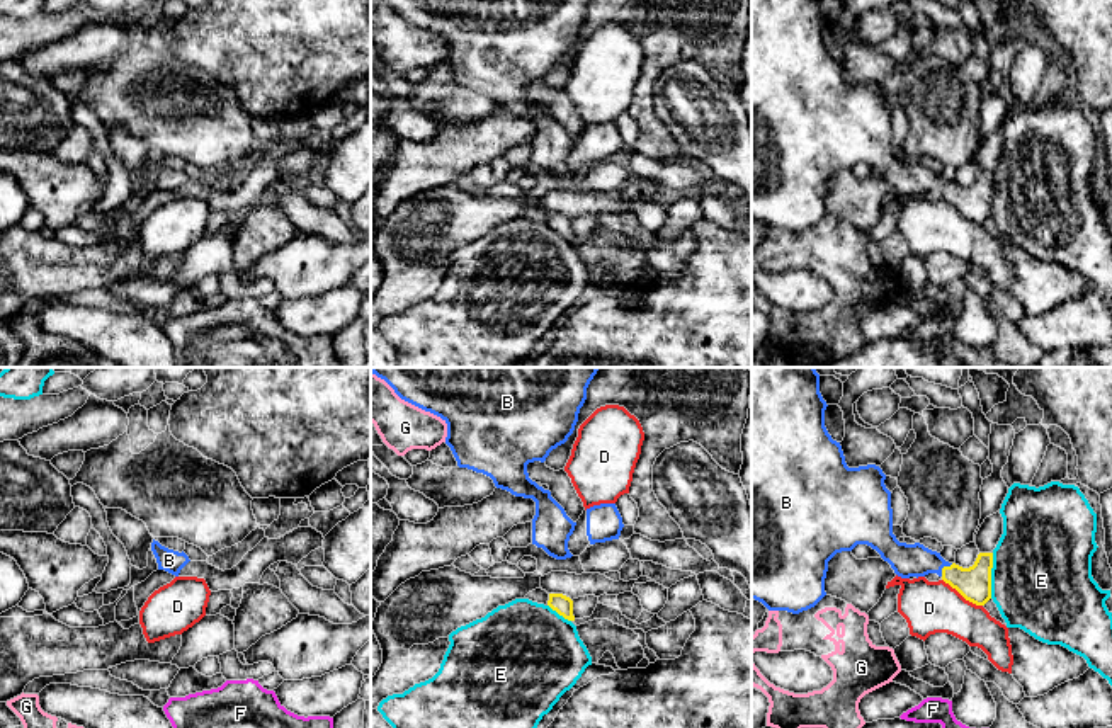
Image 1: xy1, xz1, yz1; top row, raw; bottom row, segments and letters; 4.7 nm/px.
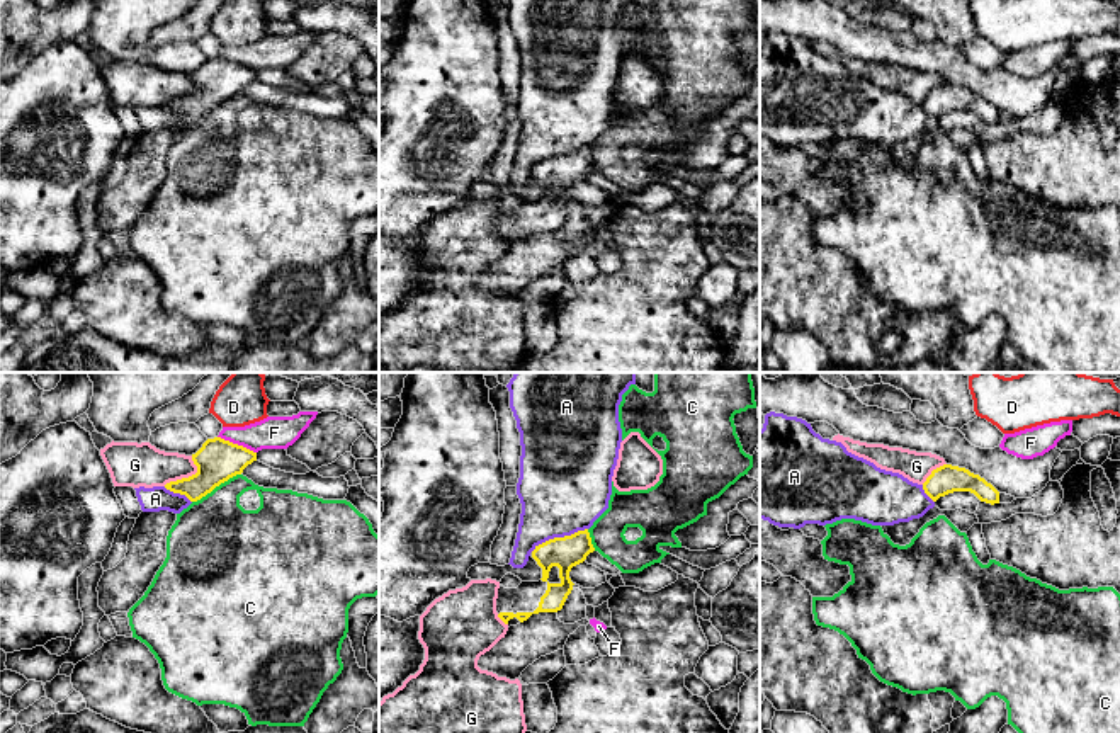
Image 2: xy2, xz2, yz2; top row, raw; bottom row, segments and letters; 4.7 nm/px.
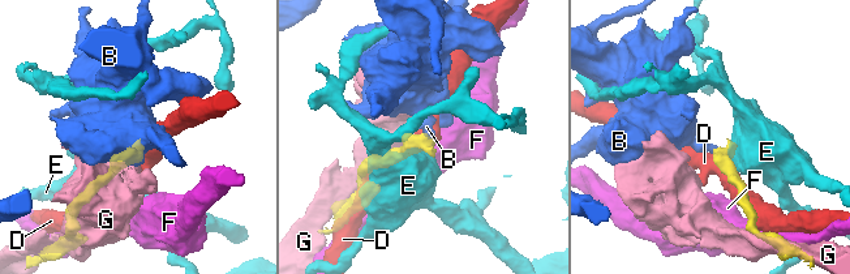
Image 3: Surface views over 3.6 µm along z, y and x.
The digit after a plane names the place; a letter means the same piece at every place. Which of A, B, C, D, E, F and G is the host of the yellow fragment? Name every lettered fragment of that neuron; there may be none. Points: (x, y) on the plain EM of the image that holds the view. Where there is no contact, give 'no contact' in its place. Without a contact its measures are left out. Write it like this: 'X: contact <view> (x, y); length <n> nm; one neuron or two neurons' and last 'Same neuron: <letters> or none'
A: contact xz2 (558, 157); length 300 nm; two neurons
B: contact yz1 (944, 186); length 90 nm; one neuron
C: contact xy2 (216, 104); length 280 nm; two neurons
D: contact yz1 (963, 215); length 240 nm; two neurons
E: contact yz1 (990, 194); length 220 nm; two neurons
F: contact xy2 (237, 63); length 200 nm; two neurons
G: contact xy2 (189, 96); length 200 nm; two neurons
Same neuron: B

